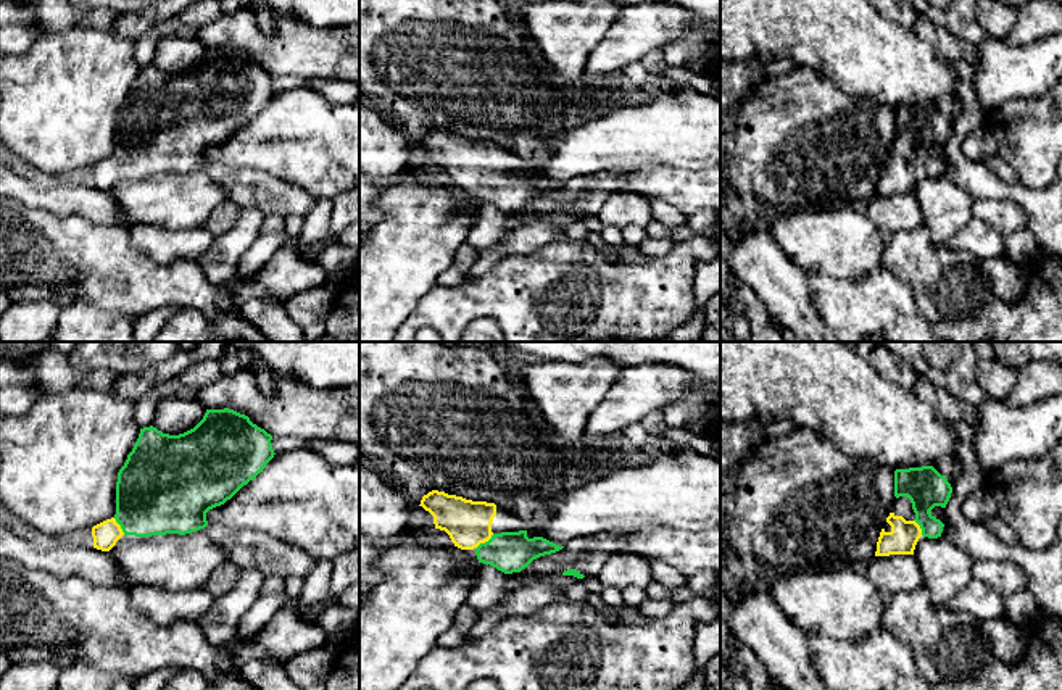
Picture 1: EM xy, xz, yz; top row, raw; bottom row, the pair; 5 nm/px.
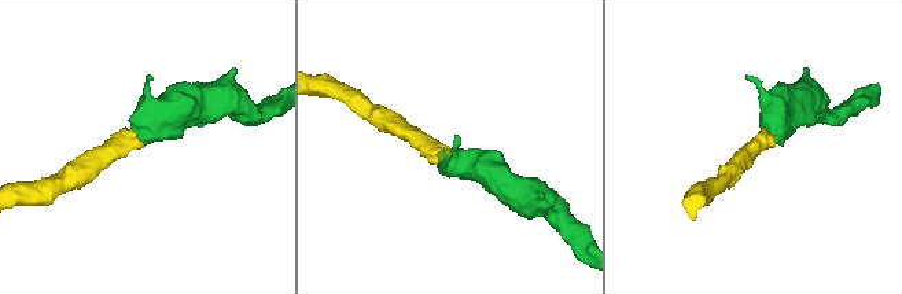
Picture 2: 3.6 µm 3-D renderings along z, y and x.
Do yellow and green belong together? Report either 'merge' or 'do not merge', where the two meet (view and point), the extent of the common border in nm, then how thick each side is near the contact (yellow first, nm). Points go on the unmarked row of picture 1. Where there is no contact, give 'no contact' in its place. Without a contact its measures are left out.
merge; contact xz (484, 181); length 120 nm; calibres 220 and 200 nm

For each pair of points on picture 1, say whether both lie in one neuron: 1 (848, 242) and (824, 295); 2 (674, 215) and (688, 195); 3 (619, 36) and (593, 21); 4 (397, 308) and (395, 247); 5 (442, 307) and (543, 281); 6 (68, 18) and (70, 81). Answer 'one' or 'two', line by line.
1: two
2: two
3: two
4: one
5: one
6: two

